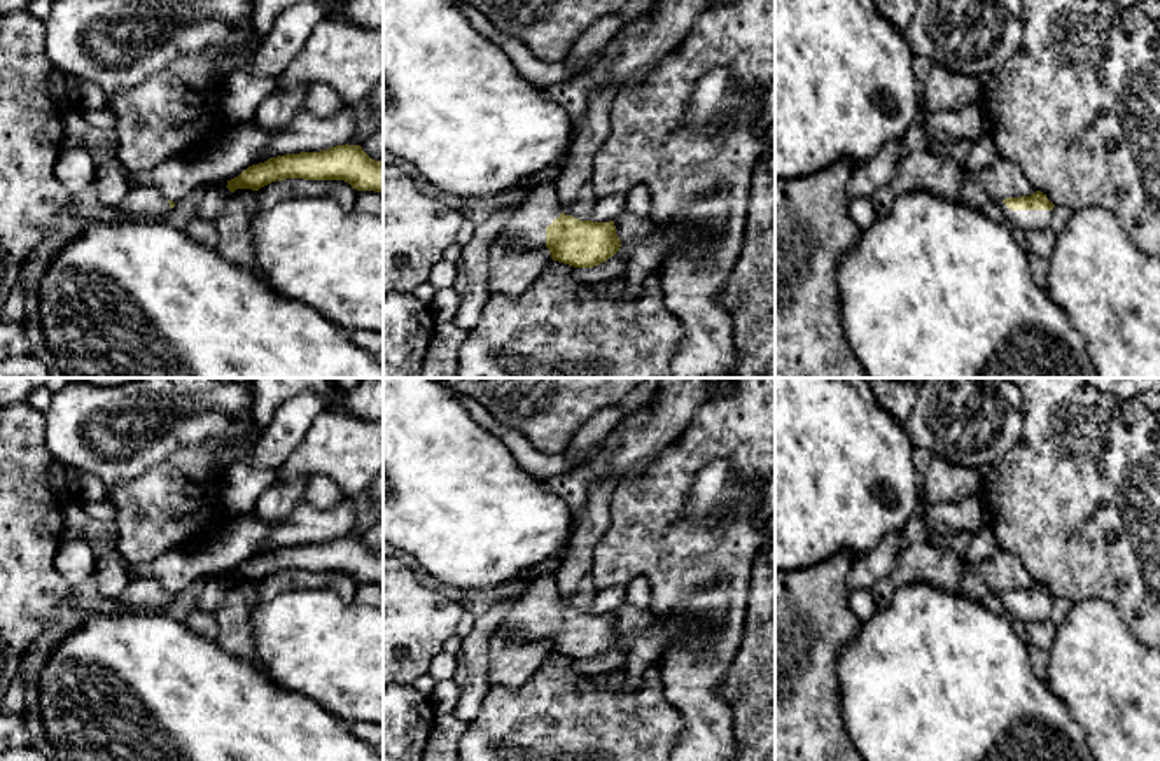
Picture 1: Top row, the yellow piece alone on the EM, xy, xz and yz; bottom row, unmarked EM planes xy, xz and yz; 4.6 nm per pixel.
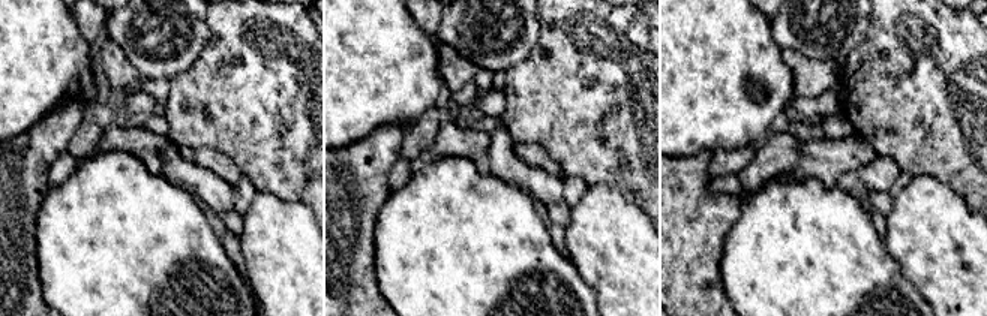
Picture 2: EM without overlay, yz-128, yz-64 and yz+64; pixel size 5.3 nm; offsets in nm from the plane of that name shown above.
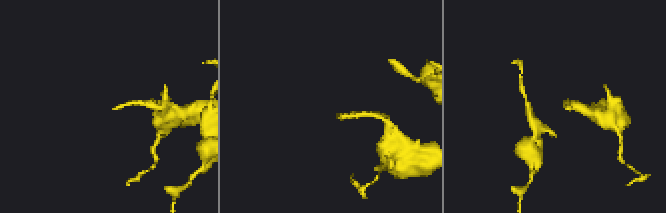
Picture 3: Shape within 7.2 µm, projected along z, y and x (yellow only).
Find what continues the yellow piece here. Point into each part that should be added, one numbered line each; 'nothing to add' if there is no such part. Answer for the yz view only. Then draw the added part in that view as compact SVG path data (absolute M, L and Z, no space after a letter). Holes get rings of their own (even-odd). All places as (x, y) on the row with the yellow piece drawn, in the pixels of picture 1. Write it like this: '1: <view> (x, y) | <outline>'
1: yz (1027, 221) | M1003 201L999 206L1004 217L1025 233L1050 227L1052 210L1010 210Z

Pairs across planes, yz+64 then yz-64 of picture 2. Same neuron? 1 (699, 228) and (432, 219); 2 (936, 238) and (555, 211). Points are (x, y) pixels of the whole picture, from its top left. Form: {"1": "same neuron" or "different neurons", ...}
{"1": "different neurons", "2": "different neurons"}

